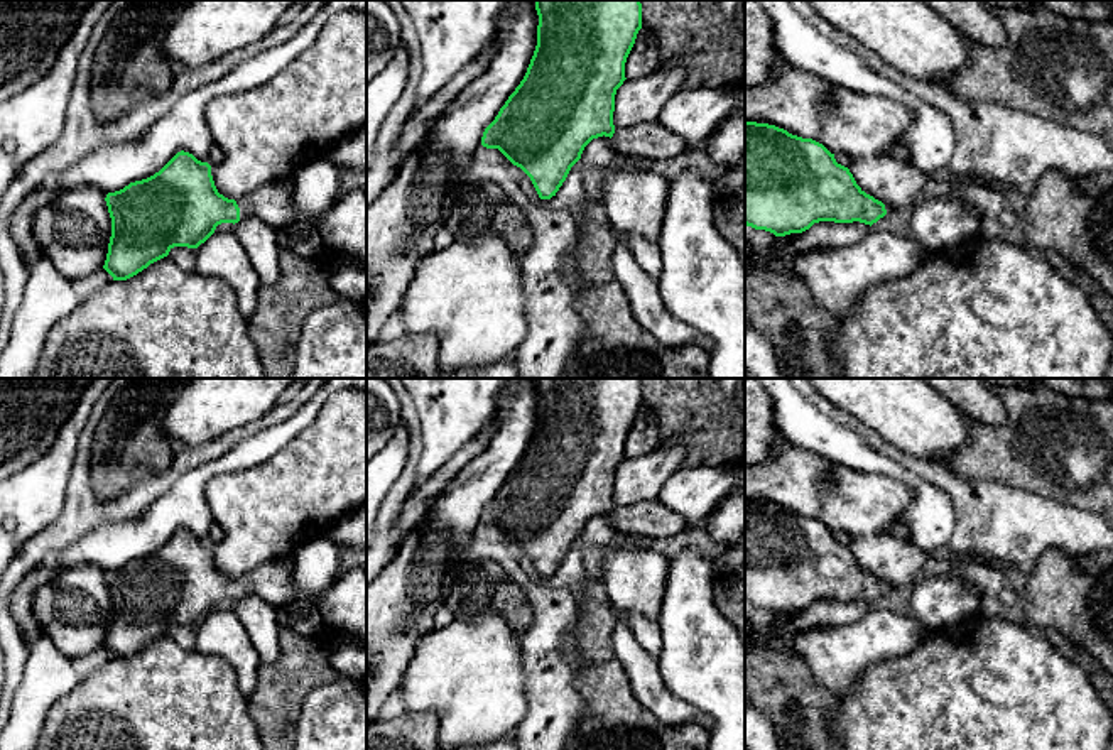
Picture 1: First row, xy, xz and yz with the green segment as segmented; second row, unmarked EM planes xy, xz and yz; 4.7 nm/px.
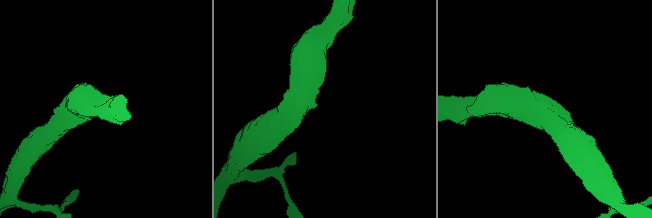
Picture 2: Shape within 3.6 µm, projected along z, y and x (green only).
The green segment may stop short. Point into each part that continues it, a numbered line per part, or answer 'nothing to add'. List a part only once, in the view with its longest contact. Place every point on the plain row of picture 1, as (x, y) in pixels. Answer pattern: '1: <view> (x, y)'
1: xy (272, 581)

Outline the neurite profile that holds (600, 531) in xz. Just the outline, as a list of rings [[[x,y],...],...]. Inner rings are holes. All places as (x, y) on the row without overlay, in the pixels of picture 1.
[[[610,515],[593,517],[583,529],[581,539],[595,547],[608,549],[616,535],[616,529]]]

